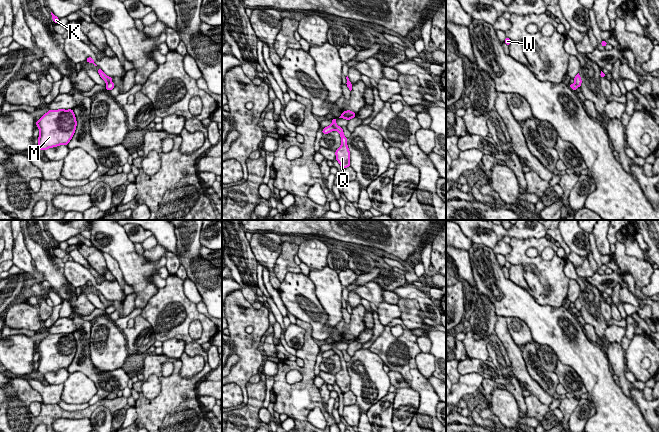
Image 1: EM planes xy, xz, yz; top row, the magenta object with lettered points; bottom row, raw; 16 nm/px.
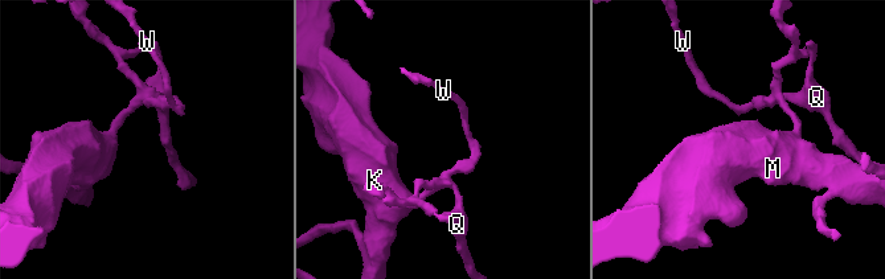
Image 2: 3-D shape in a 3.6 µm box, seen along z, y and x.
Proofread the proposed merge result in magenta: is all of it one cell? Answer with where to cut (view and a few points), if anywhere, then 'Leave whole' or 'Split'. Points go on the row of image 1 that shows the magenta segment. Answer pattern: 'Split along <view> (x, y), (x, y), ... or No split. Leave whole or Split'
Split along xz (331, 124), (335, 129). Split

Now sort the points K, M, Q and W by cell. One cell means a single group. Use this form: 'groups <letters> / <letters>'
groups K M / Q W

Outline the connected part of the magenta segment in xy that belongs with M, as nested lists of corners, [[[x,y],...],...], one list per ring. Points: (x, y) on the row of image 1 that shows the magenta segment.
[[[72,109],[49,110],[36,125],[40,131],[38,148],[46,150],[59,145],[68,145],[76,130],[76,117]]]

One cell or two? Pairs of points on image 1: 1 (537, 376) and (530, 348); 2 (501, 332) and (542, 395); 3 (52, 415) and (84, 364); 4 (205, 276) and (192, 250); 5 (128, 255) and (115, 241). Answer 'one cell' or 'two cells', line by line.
1: one cell
2: one cell
3: two cells
4: one cell
5: one cell

